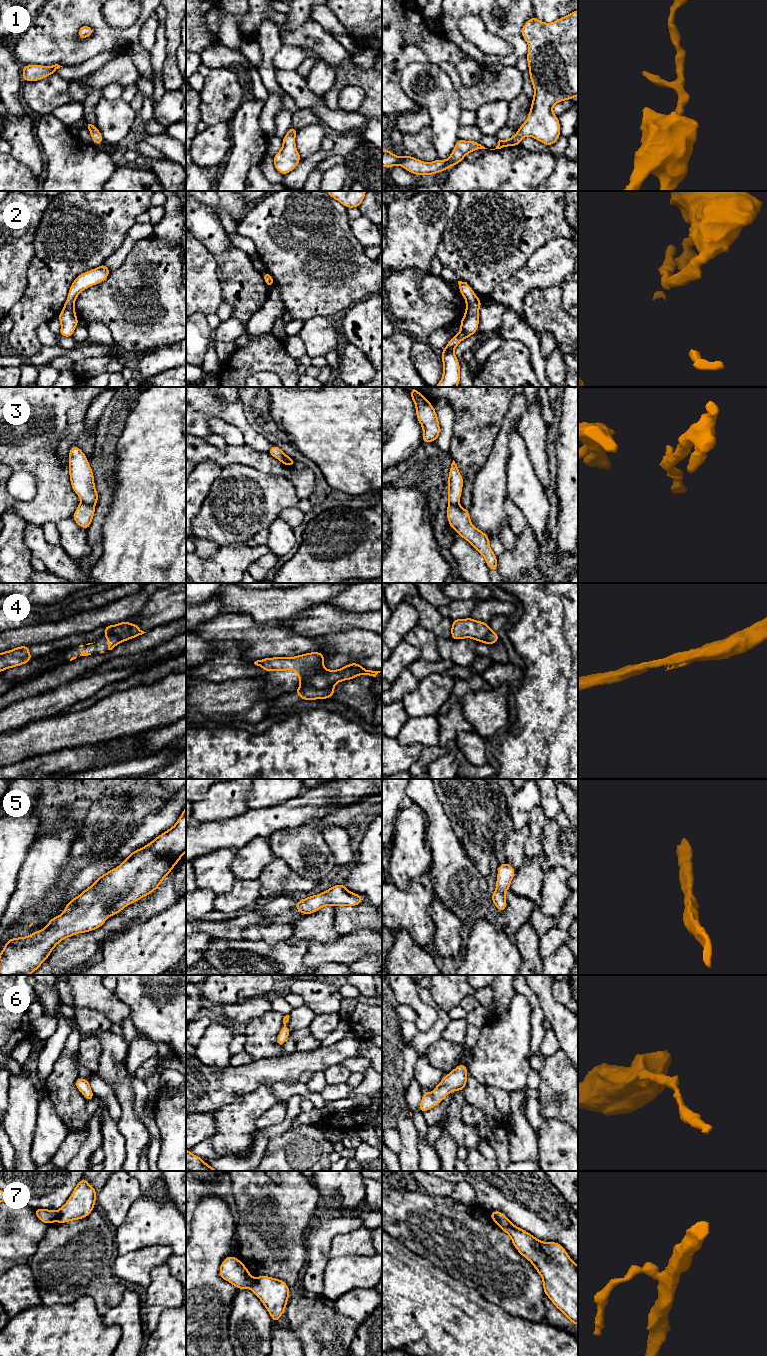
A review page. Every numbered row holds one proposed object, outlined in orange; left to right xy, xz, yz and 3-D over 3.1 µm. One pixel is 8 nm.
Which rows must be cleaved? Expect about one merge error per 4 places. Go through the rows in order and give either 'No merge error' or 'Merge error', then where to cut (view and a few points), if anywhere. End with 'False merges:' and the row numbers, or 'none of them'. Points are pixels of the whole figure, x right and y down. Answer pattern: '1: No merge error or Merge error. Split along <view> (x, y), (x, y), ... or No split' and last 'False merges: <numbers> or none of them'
1: No merge error. No split
2: No merge error. No split
3: Merge error. Split along xy (81, 501), (93, 505)
4: Merge error. Split along xz (301, 683), (309, 683), (317, 688), (332, 686)
5: No merge error. No split
6: No merge error. No split
7: No merge error. No split
False merges: 3, 4

